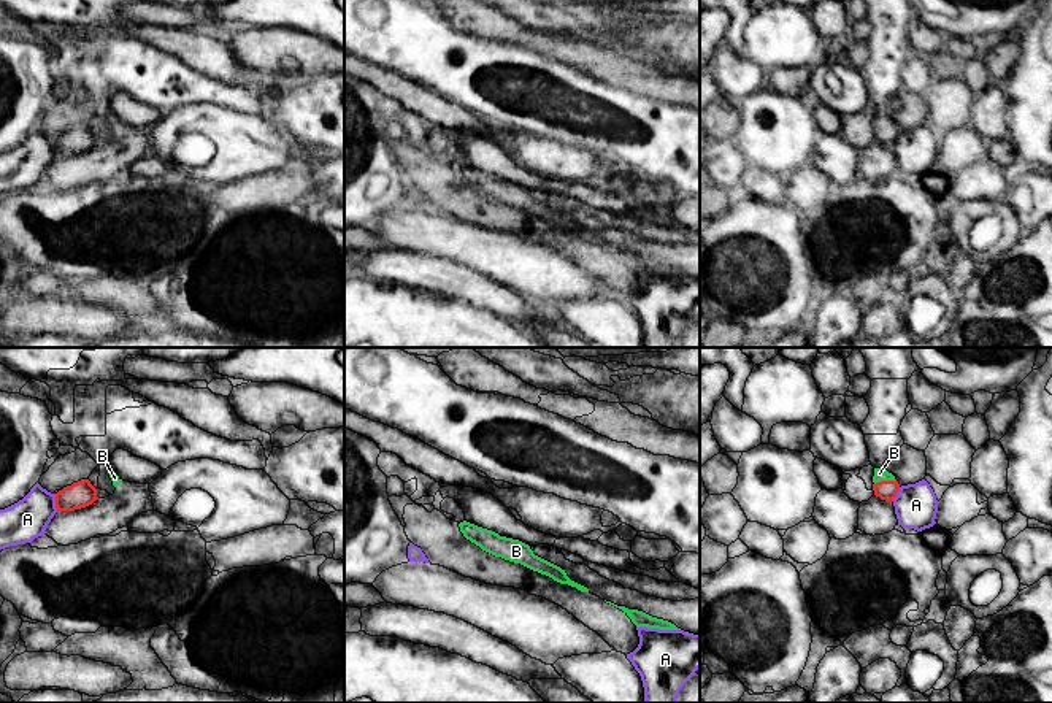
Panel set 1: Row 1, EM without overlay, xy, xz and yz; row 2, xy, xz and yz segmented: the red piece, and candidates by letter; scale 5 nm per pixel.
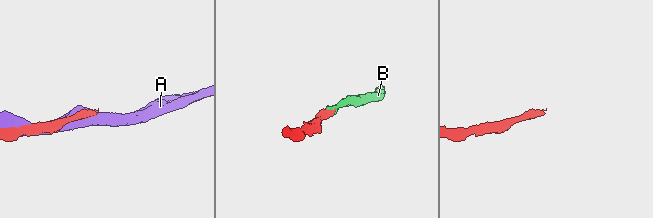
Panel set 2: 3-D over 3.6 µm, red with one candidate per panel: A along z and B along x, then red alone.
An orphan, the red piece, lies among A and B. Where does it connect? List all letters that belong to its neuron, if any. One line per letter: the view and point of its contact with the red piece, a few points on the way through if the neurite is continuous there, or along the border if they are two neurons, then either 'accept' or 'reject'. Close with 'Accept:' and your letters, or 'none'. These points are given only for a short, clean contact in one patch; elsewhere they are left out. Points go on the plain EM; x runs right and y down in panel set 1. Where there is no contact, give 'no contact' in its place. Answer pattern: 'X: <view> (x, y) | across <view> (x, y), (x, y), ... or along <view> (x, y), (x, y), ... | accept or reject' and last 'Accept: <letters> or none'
A: xy (56, 146) | reject
B: yz (884, 126) | across yz (887, 135), (884, 126), (879, 118) | accept
Accept: B

